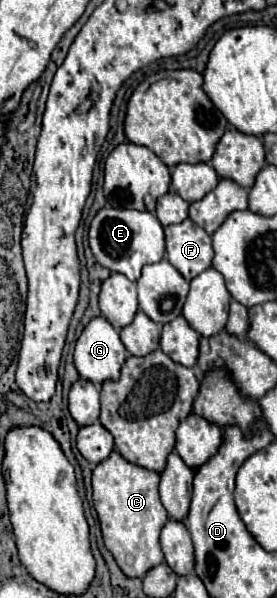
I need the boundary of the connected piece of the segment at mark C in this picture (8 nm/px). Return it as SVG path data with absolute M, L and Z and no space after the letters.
M112 451L110 457L98 463L92 473L94 509L98 513L104 545L114 555L124 575L142 579L146 571L164 561L158 537L168 521L168 513L160 503L158 483L158 473L128 463L118 451Z

